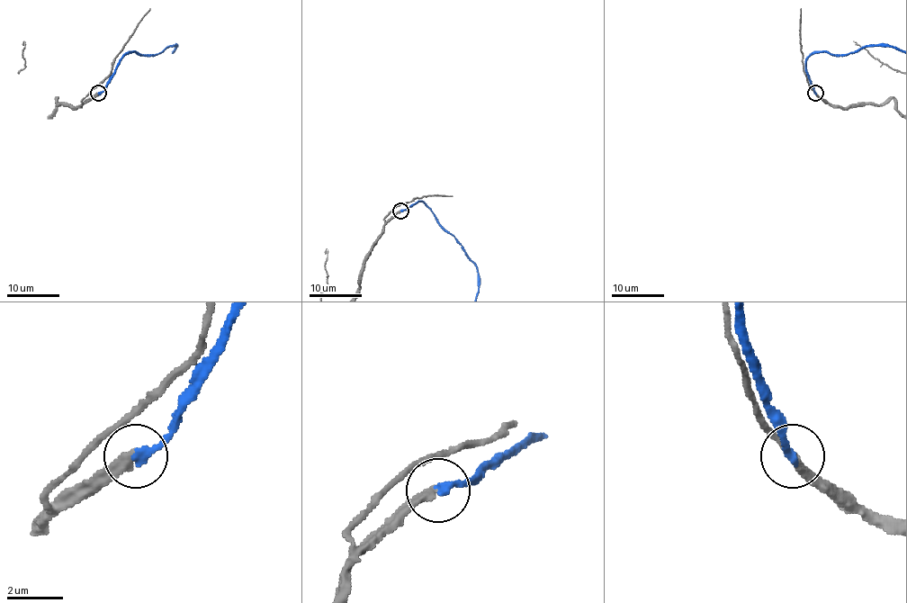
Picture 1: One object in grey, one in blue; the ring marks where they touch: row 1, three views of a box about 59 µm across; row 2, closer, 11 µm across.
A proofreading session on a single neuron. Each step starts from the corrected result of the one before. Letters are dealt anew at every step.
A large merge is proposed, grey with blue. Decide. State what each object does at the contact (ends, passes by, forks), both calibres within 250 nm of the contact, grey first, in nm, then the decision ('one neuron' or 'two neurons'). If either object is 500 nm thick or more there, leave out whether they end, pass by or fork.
grey ends there; blue ends there; 320 nm thick on the grey side, 320 nm on the other; one neuron

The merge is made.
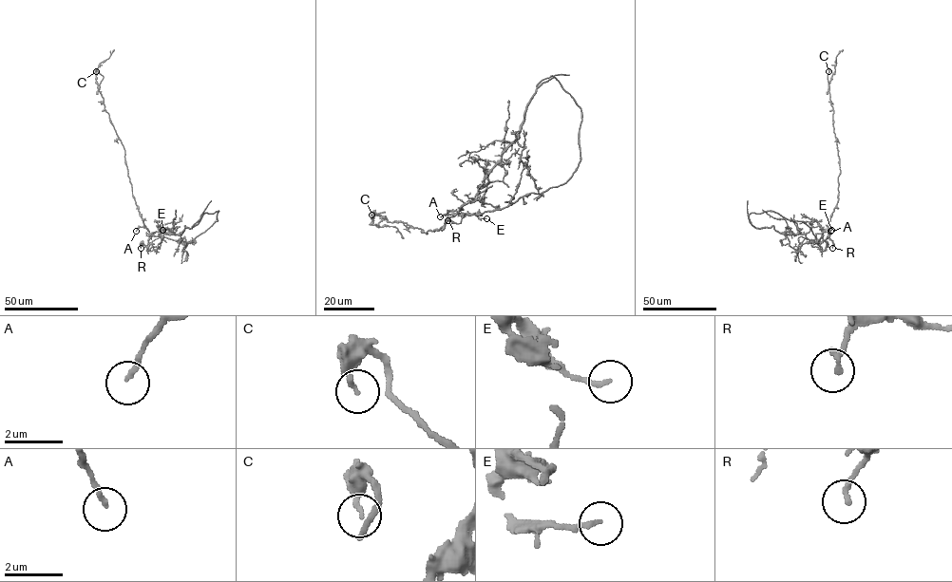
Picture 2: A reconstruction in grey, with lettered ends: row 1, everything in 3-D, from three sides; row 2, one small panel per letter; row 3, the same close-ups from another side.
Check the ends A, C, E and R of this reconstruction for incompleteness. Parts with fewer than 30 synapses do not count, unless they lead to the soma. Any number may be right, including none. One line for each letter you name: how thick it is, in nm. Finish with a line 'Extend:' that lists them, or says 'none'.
Extend: none

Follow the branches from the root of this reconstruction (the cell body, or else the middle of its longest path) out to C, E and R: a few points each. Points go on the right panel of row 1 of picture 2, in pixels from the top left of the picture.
C: (818, 243), (828, 236), (828, 223), (838, 200), (840, 173), (828, 71)
E: (818, 243), (828, 237), (829, 226), (831, 230)
R: (818, 243), (828, 236), (834, 245), (832, 248)

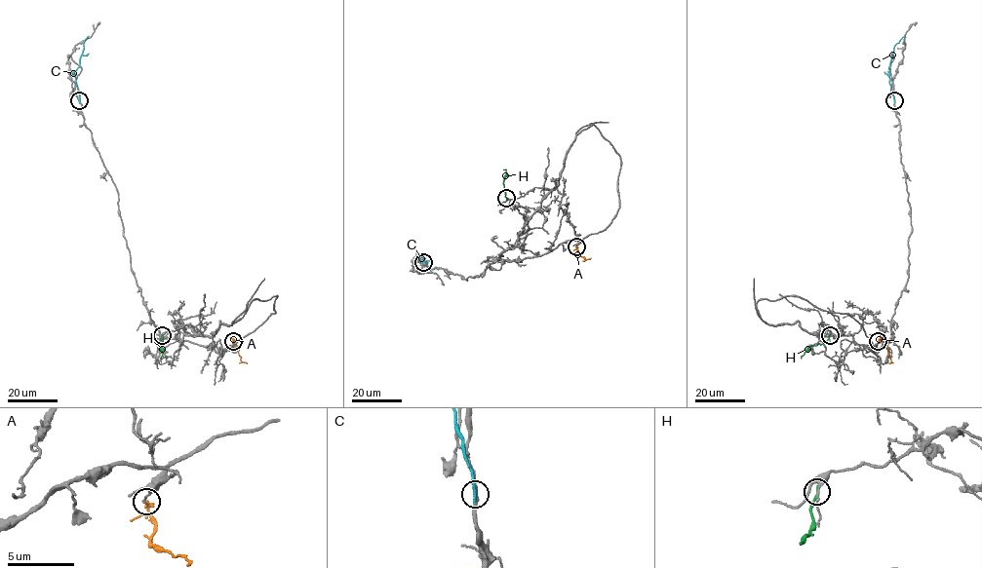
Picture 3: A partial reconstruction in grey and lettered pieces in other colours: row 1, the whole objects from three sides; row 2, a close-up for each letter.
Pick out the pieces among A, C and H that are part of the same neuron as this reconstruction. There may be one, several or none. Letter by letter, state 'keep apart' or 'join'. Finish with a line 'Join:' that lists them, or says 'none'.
A: keep apart
C: keep apart
H: keep apart
Join: none

